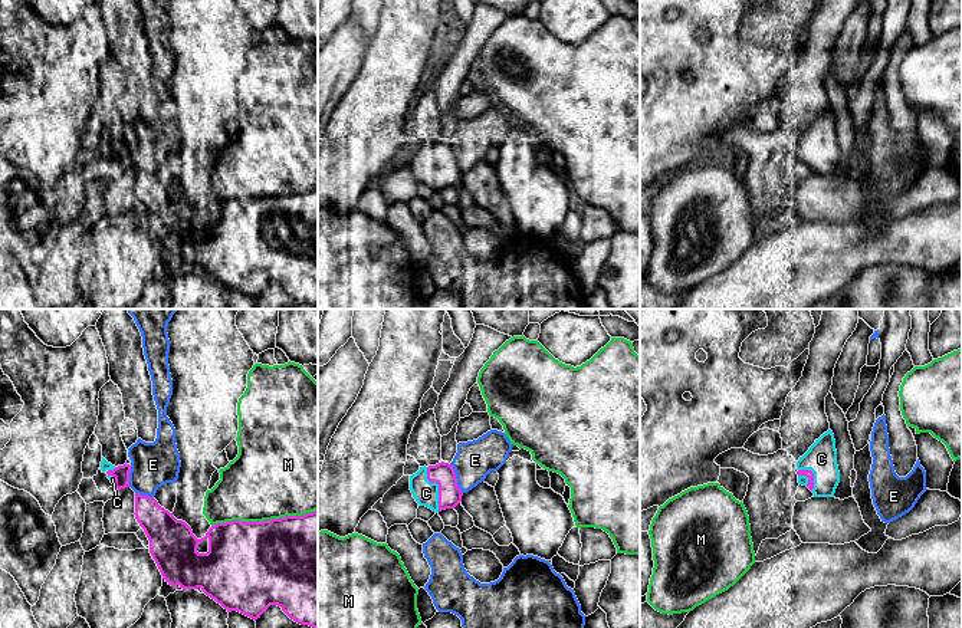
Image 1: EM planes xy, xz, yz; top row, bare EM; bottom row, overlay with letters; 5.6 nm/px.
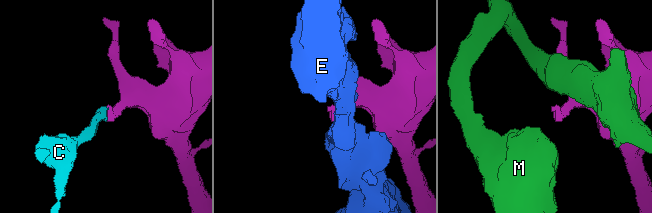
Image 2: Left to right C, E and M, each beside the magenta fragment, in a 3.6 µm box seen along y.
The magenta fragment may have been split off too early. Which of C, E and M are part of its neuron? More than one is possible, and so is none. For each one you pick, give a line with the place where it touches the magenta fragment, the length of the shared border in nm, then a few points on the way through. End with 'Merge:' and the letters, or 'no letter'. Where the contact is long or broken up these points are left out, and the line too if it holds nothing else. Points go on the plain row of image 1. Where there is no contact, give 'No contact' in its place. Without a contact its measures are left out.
C: Touches magenta at xz (439, 165). Shared border 260 nm
Merge: C

